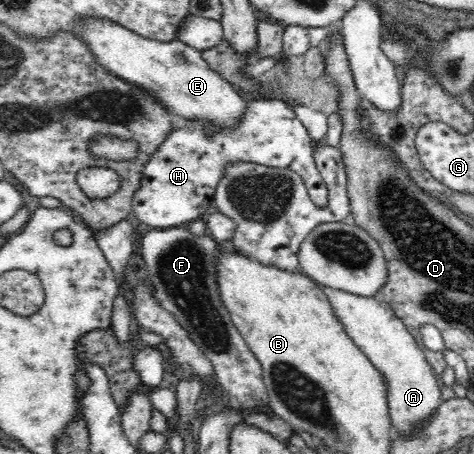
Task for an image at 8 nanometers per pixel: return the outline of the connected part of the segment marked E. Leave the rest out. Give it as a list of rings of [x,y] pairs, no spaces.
[[[101,16],[74,18],[72,34],[88,47],[98,65],[118,79],[146,89],[168,113],[186,120],[207,120],[217,126],[217,130],[240,121],[246,101],[234,91],[230,82],[209,67],[202,52],[177,38],[166,42],[144,38]]]

